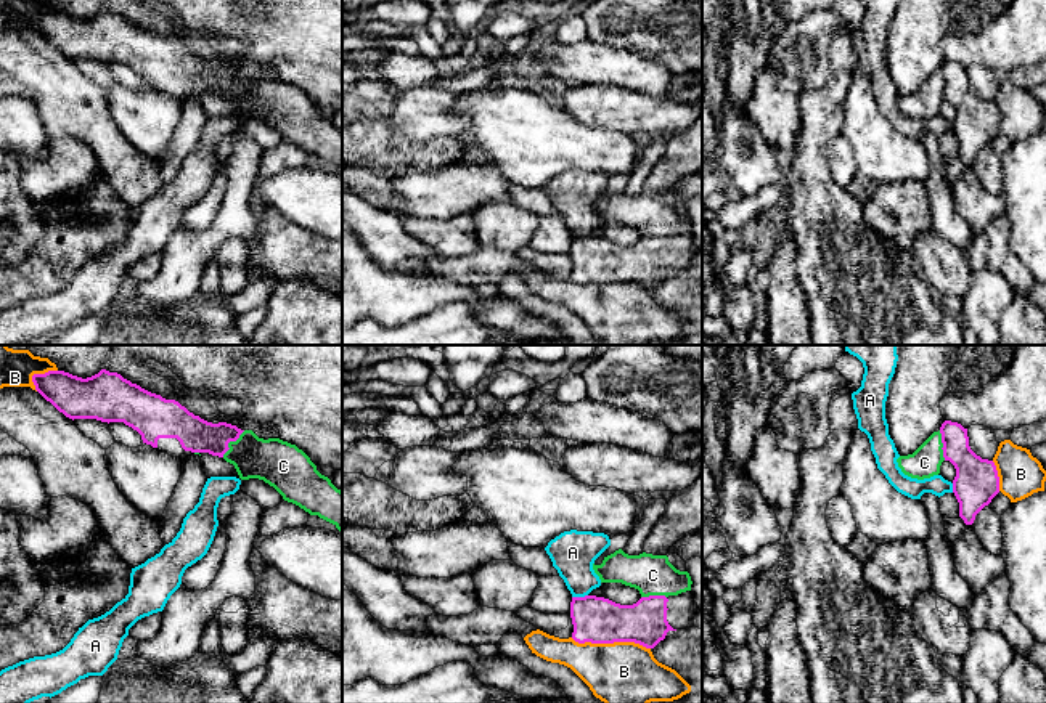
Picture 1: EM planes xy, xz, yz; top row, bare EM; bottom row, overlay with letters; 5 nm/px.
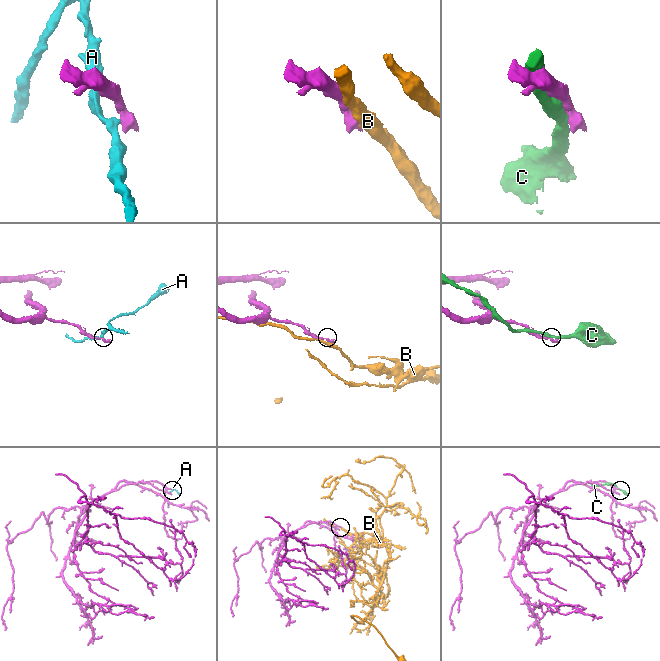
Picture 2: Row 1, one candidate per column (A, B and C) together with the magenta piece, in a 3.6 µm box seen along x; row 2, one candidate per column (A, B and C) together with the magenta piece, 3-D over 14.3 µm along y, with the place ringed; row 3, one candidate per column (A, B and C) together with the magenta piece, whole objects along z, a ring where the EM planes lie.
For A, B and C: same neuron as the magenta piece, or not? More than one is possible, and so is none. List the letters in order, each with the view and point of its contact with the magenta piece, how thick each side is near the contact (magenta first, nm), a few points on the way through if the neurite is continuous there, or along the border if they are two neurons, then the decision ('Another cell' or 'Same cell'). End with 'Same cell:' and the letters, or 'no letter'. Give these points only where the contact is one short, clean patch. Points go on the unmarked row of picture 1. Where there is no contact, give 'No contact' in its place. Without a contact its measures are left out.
A: Touches magenta at xz (579, 238). Thickness 240 nm (magenta) against 220 nm. Boundary: xz (587, 235), (572, 238). Another cell
B: Touches magenta at xz (611, 283). Thickness 240 nm (magenta) against 340 nm. Another cell
C: Touches magenta at xy (230, 81). Thickness 170 nm (magenta) against 220 nm. Another cell
Same cell: no letter

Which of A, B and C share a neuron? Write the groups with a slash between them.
A / B / C

